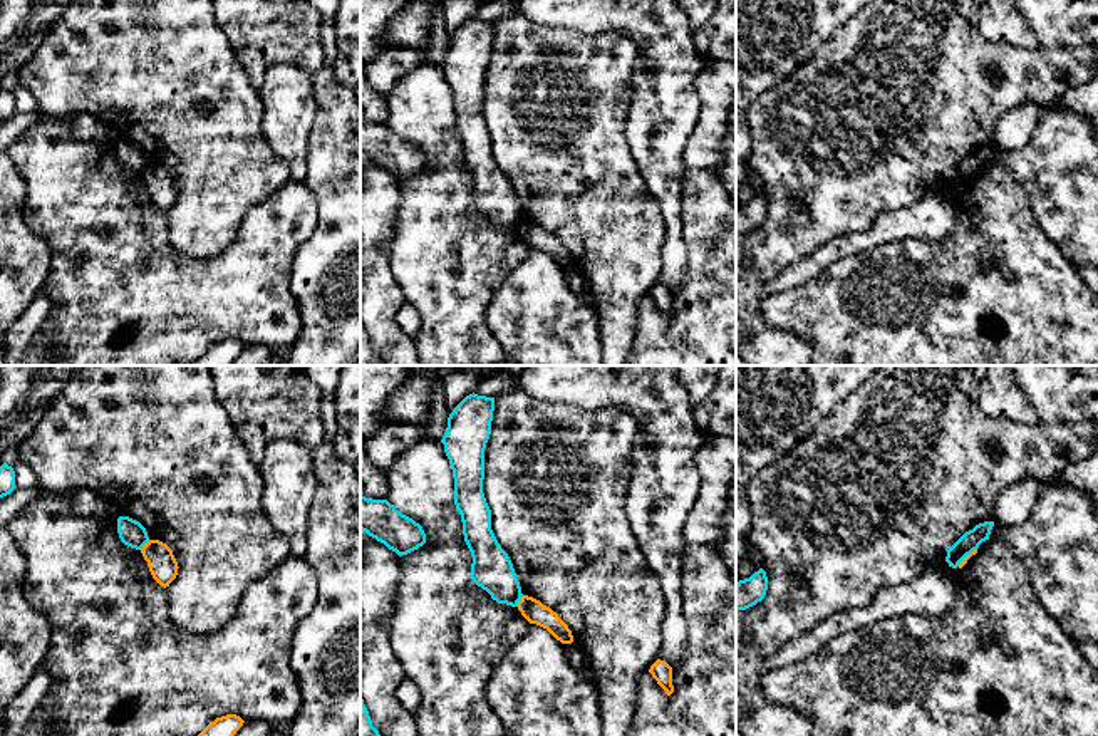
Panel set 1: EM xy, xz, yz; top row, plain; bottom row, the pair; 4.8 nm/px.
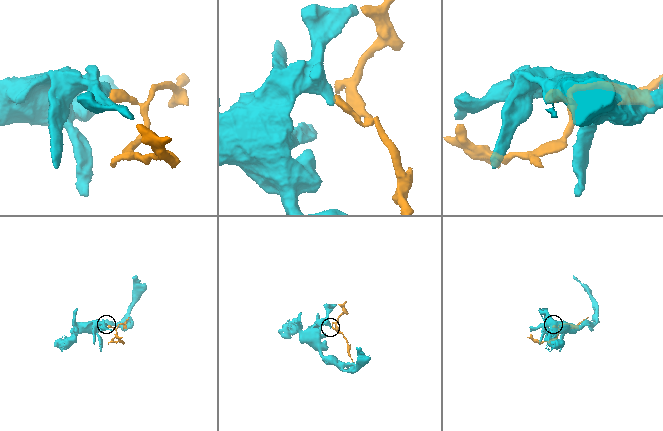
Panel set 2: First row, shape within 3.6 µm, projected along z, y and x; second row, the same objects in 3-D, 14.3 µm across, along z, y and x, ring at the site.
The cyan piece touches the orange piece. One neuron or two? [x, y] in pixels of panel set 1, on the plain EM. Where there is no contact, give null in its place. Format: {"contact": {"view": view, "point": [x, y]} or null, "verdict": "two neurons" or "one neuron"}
{"contact": {"view": "xz", "point": [520, 223]}, "verdict": "two neurons"}

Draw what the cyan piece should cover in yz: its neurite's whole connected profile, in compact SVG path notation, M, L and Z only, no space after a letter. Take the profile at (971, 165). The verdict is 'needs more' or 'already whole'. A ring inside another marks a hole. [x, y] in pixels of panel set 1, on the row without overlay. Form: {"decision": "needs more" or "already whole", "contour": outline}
{"decision": "already whole", "contour": "M984 146L966 156L949 174L945 186L949 191L957 193L959 188L971 179L979 169L989 164L994 146Z"}

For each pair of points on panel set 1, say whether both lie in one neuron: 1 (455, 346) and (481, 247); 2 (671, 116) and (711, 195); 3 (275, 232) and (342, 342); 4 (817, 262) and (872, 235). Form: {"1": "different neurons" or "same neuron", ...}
{"1": "same neuron", "2": "different neurons", "3": "different neurons", "4": "same neuron"}

